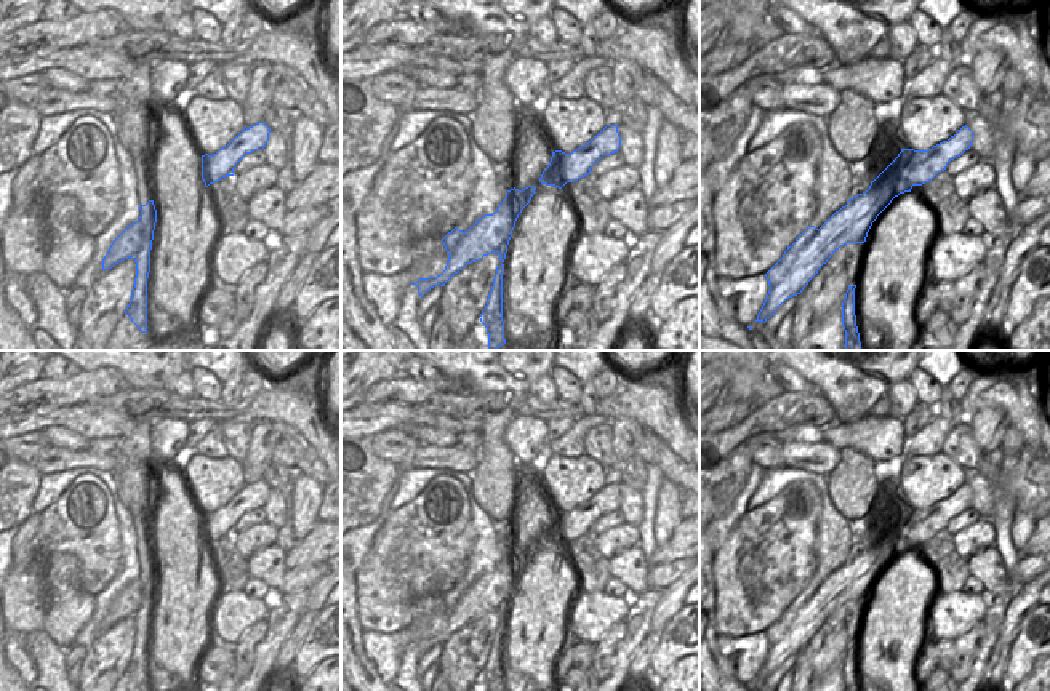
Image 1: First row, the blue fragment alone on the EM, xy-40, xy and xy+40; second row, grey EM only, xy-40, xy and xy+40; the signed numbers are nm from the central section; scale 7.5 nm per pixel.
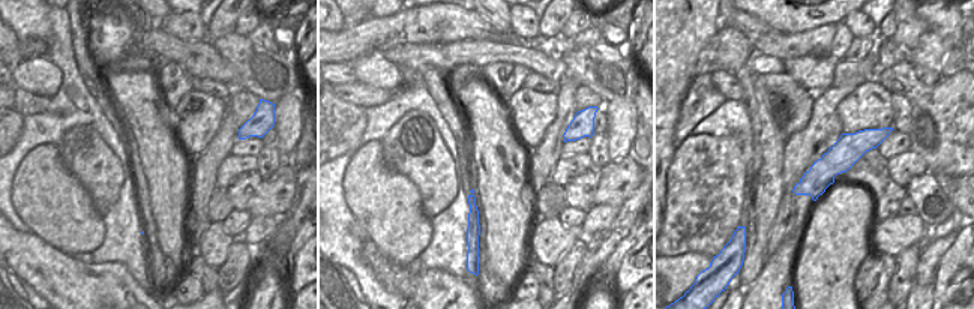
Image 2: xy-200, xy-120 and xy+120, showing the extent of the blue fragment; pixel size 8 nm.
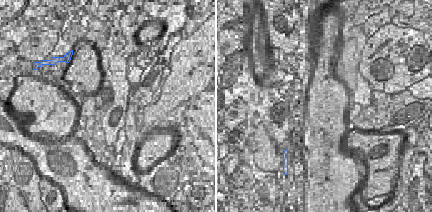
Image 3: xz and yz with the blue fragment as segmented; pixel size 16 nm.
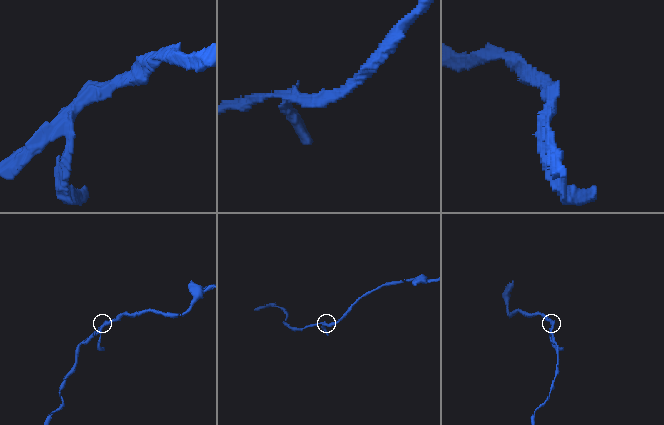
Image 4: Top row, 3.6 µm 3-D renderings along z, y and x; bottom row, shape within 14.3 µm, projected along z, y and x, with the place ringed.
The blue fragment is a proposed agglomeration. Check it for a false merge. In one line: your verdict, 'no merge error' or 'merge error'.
no merge error

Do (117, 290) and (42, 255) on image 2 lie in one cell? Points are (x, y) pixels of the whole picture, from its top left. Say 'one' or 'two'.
one

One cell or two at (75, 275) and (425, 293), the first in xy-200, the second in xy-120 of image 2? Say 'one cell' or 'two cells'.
one cell

